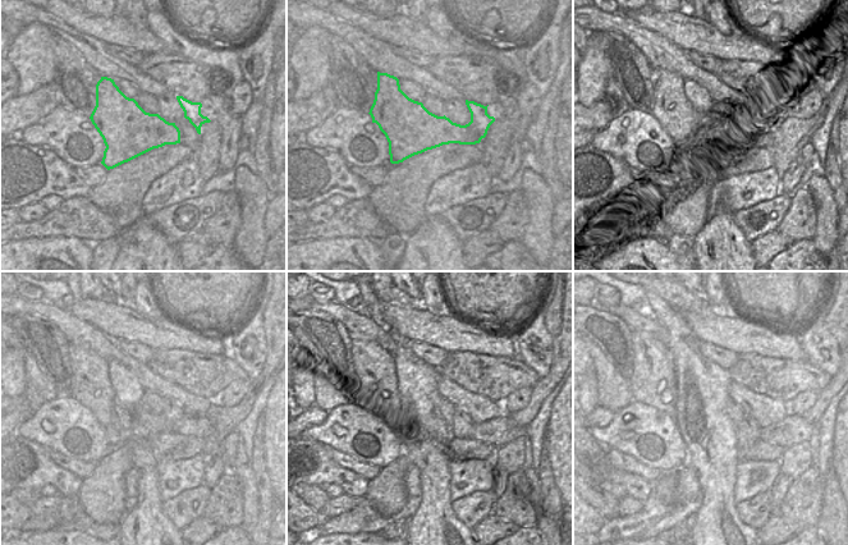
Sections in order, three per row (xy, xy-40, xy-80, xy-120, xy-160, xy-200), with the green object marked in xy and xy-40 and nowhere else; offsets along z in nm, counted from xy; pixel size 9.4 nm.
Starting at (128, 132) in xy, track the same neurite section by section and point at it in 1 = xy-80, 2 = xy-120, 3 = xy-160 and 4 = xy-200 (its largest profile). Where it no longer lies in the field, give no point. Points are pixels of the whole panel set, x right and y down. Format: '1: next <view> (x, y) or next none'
1: next xy-80 (693, 132)
2: next xy-120 (91, 387)
3: next xy-160 (374, 383)
4: next xy-200 (654, 383)

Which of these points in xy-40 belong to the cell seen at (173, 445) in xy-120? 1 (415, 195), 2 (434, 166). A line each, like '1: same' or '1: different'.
1: same
2: same

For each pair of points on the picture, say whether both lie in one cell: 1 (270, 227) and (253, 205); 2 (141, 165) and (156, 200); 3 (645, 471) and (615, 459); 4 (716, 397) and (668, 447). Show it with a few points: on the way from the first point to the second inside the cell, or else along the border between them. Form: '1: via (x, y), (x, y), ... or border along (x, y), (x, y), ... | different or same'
1: border along (271, 196), (265, 215), (265, 232), (267, 236) | different
2: border along (173, 166), (150, 186), (142, 200), (142, 214) | different
3: via (637, 468), (623, 462) | same
4: border along (674, 421), (690, 462) | different

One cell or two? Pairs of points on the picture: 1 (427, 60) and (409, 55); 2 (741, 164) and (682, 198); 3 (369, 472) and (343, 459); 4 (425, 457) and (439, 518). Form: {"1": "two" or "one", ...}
{"1": "one", "2": "one", "3": "one", "4": "one"}

